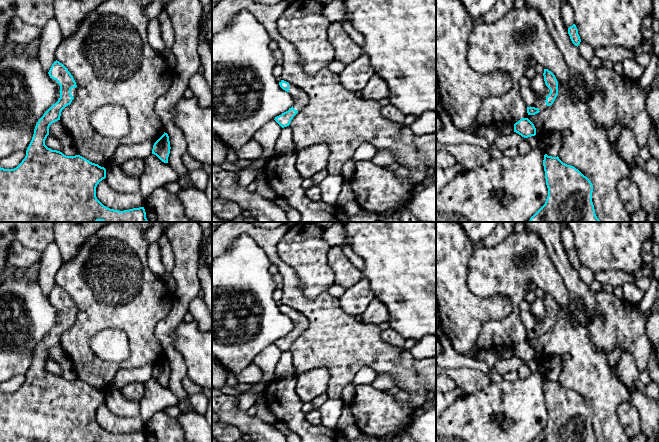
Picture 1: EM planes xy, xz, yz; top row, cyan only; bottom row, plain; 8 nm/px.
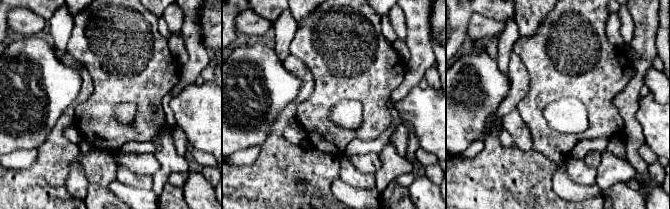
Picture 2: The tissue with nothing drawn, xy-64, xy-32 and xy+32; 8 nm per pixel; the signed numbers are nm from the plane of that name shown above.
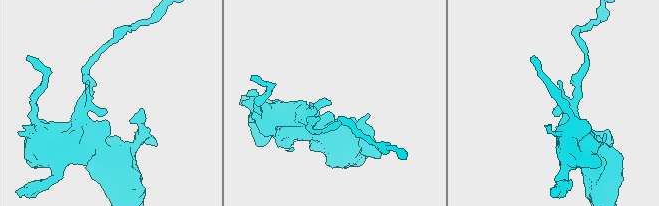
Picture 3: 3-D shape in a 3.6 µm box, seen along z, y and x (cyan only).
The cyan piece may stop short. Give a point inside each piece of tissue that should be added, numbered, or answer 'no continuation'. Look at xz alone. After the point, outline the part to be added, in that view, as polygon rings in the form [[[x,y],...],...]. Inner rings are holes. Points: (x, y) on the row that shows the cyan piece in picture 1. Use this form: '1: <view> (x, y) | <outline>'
1: xz (300, 99) | [[[289,83],[289,94],[293,99],[293,108],[300,112],[308,103],[307,94],[300,88]]]

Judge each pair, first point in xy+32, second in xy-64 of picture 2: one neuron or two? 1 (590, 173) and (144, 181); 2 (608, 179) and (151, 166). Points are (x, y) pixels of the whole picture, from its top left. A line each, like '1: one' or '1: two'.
1: one
2: two

